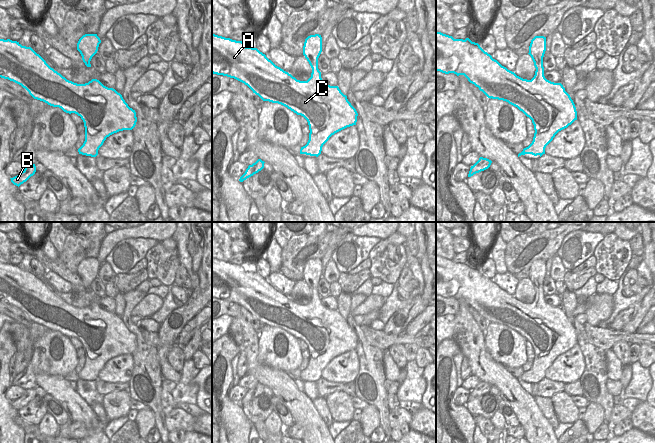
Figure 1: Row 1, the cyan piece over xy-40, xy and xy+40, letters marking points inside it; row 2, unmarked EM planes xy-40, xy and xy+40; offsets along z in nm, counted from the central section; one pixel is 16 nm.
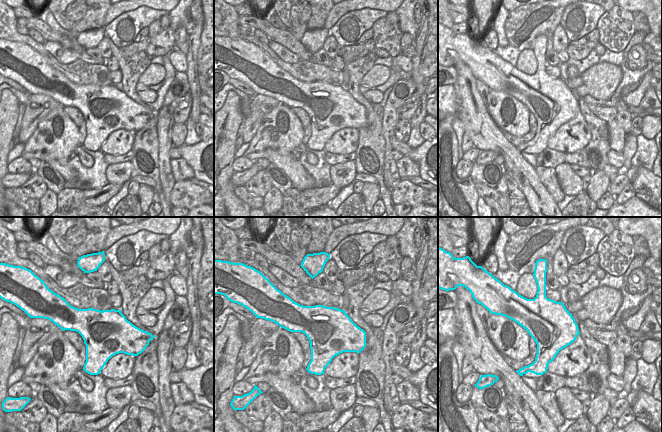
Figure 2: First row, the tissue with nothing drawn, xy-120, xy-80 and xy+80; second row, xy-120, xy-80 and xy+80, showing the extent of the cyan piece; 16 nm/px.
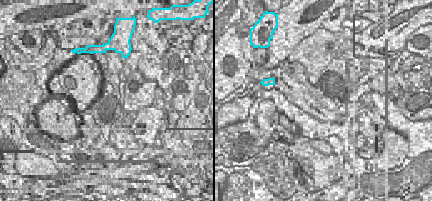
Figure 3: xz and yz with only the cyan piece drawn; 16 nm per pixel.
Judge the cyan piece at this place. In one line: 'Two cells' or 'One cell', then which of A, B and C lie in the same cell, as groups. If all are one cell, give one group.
Two cells. Groups: A C / B

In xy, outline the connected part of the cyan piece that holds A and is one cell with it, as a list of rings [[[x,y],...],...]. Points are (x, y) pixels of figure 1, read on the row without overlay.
[[[212,258],[212,297],[234,302],[247,309],[263,325],[281,328],[303,340],[310,357],[300,378],[318,381],[329,362],[356,349],[358,340],[339,311],[322,304],[318,293],[321,276],[321,259],[308,260],[303,279],[312,297],[307,305],[300,305],[276,290],[257,272]]]

